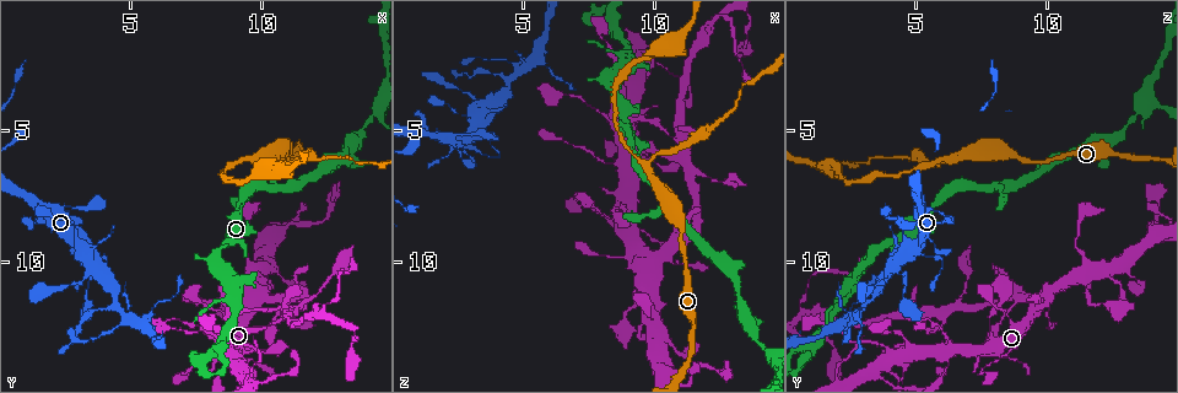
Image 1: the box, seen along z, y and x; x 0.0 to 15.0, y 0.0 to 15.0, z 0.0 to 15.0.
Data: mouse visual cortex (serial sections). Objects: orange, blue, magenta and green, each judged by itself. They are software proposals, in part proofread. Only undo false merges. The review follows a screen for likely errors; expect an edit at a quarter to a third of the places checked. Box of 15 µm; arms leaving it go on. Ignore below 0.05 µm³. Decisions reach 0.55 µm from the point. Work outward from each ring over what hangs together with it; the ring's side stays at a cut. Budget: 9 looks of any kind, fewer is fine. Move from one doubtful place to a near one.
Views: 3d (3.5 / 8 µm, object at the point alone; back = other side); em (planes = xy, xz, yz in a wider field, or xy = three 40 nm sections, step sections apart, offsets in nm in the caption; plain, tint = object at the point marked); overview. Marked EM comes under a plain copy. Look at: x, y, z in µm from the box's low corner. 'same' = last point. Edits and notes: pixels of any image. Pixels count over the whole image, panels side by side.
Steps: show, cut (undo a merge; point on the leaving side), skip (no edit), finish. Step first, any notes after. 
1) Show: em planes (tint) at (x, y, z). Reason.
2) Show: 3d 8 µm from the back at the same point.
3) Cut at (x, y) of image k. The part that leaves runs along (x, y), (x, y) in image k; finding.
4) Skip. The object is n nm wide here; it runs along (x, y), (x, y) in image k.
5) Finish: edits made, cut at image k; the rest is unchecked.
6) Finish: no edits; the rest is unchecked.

Show: 3d 8 µm at (3.3, 9.4, 4.9). Four arms meet.

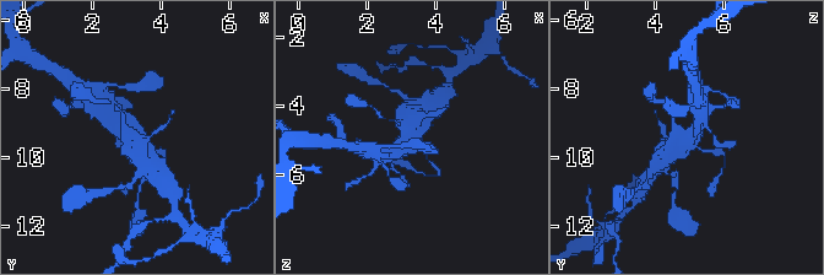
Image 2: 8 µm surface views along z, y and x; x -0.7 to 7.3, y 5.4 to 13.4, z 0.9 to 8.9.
Show: em xy step 2 (tint) at (3.2, 9.4, 5.0).

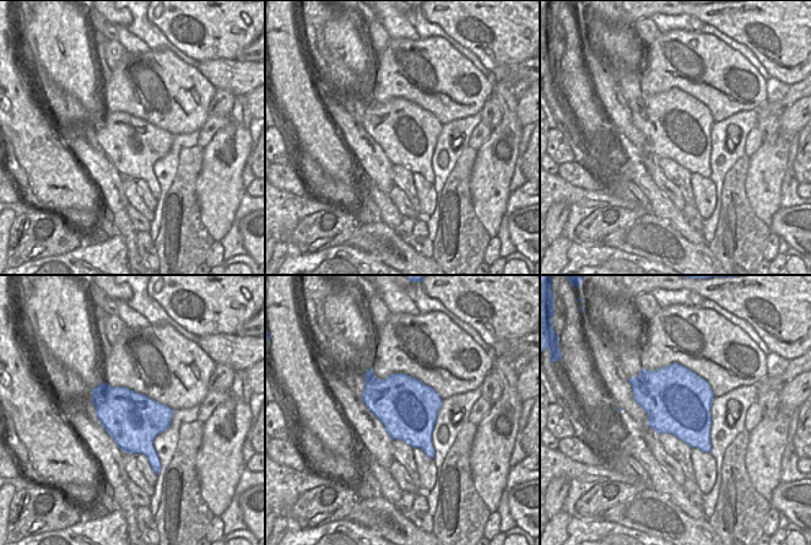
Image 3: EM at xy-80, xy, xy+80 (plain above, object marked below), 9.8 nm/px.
Skip. It runs along (704, 113), (688, 140), (665, 160) in image 2; all the same cell.

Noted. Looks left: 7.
Show: 3d 8 µm at (4.4, 11.6, 3.1). Abrupt turn.

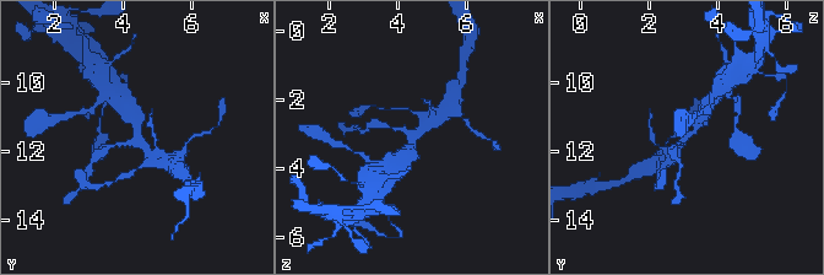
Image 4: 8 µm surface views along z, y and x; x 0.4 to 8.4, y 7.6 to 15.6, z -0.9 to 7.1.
Show: 3d 3.5 µm at (4.5, 11.6, 3.1).

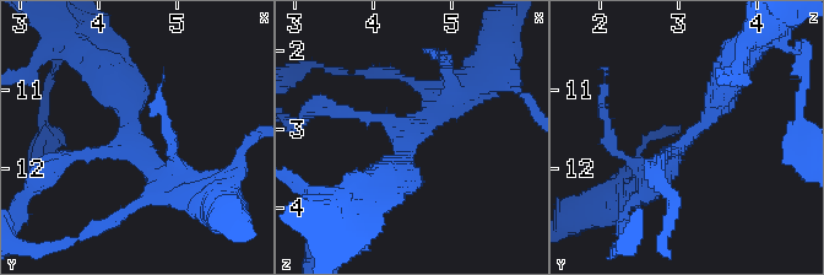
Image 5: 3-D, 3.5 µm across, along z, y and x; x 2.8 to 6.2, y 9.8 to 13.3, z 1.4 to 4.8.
Show: em xy step 2 (tint) at (4.40, 11.60, 3.10). 3 arms meet here; the arms are 150, 300, 350 nm wide.

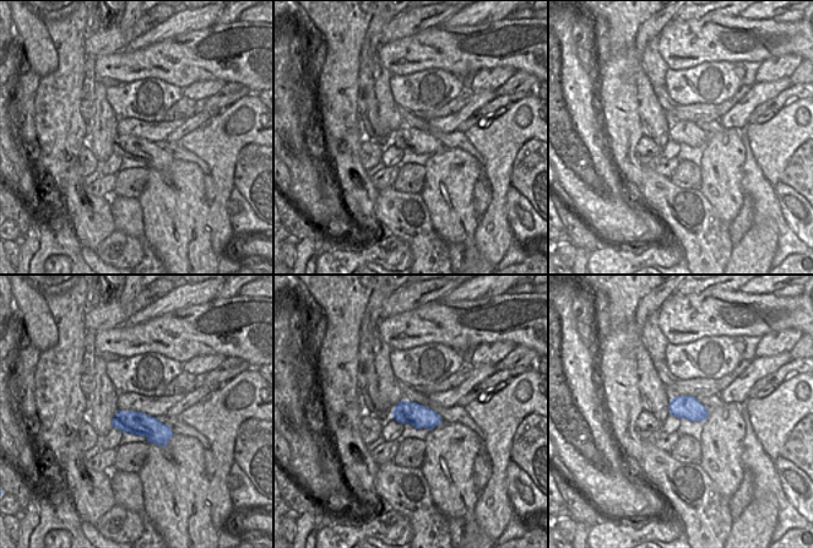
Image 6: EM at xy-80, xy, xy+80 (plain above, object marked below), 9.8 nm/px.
Skip. Continuous, no second cell.

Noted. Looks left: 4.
Show: 3d 3.5 µm from the back at (8.3, 12.9, 6.2). Sudden change in width.

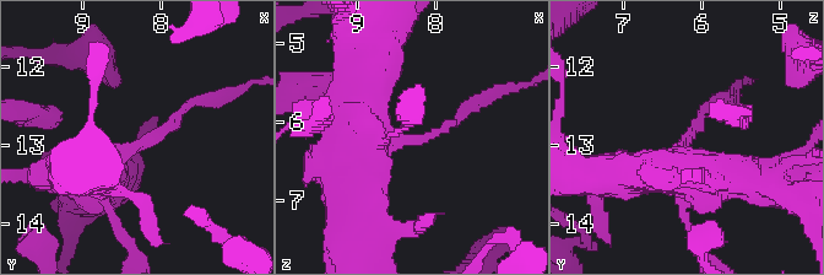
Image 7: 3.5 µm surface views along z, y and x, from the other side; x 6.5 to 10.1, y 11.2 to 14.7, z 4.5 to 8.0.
Show: em planes (tint) at (8.20, 13.00, 6.25). The arms are 150, 600 nm wide; shape alone is not enough.

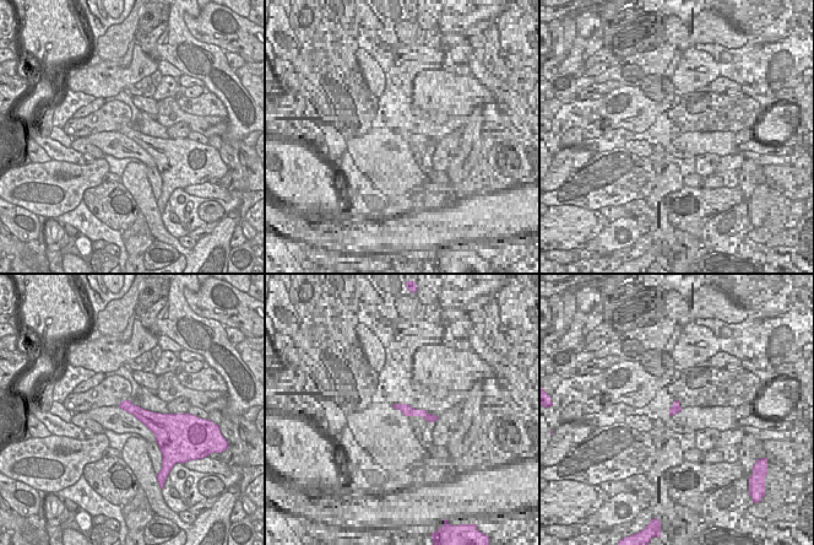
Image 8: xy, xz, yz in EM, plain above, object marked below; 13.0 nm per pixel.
Skip. It runs along (86, 170), (206, 98) in image 7; all the same cell.

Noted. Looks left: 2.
Show: 3d 3.5 µm at (9.7, 6.0, 6.3). Branch point.

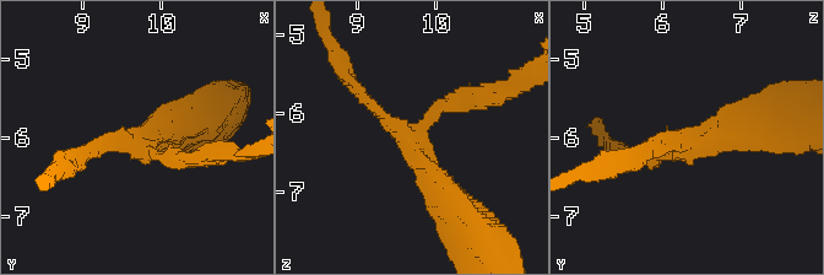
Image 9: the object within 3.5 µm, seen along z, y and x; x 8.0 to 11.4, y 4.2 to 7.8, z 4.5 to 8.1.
Show: em xy step 3 (tint) at (9.70, 6.05, 6.35). 3 arms meet here; the arms are 200, 200, 350 nm wide.

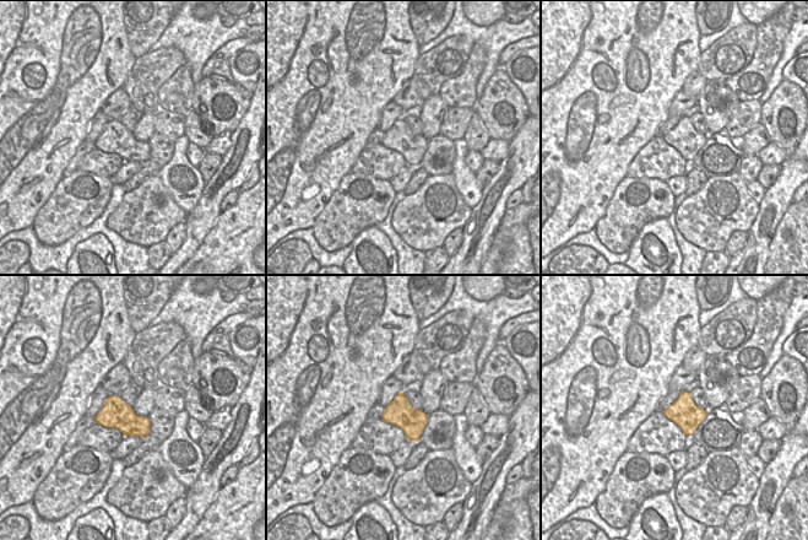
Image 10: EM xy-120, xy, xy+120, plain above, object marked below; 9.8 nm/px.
Skip. It runs along (459, 206), (357, 90) in image 9; continuous, no second cell.

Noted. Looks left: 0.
Finish: no edits; the rest is unchecked.

